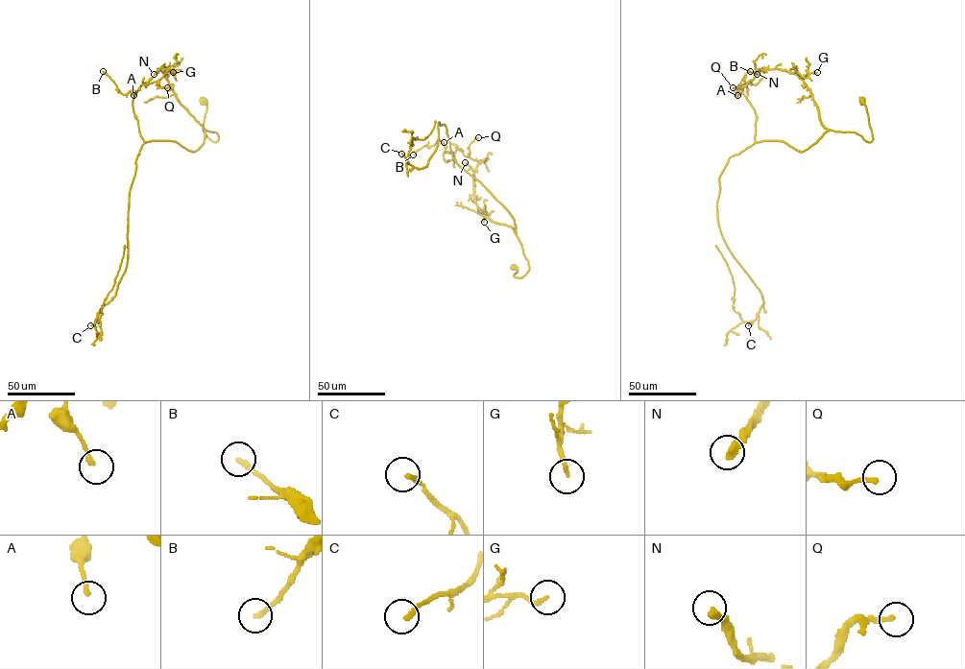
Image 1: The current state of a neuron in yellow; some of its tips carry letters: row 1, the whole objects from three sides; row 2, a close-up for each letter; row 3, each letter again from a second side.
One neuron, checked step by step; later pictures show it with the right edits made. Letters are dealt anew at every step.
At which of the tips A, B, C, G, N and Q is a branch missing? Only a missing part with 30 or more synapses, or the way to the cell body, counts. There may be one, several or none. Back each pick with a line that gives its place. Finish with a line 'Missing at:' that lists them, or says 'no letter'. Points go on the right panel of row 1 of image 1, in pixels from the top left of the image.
B: Place: (750, 71)
C: Place: (748, 325)
N: Place: (757, 74)
Missing at: B, C, N

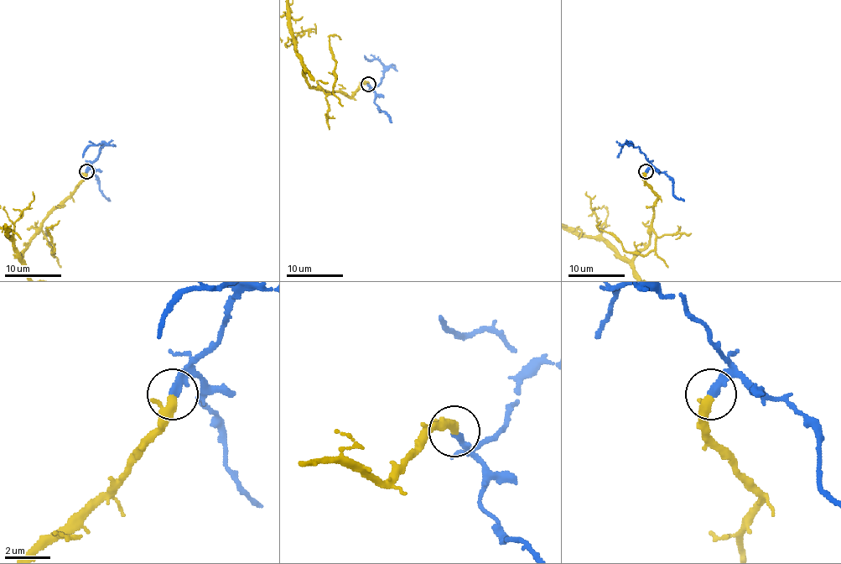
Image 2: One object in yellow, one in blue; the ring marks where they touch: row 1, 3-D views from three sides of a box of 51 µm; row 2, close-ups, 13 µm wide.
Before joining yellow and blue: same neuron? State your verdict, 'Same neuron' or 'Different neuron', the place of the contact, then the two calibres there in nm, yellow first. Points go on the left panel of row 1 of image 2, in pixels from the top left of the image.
Same neuron. Place: (86, 171). Thickness 280 nm (yellow) against 340 nm

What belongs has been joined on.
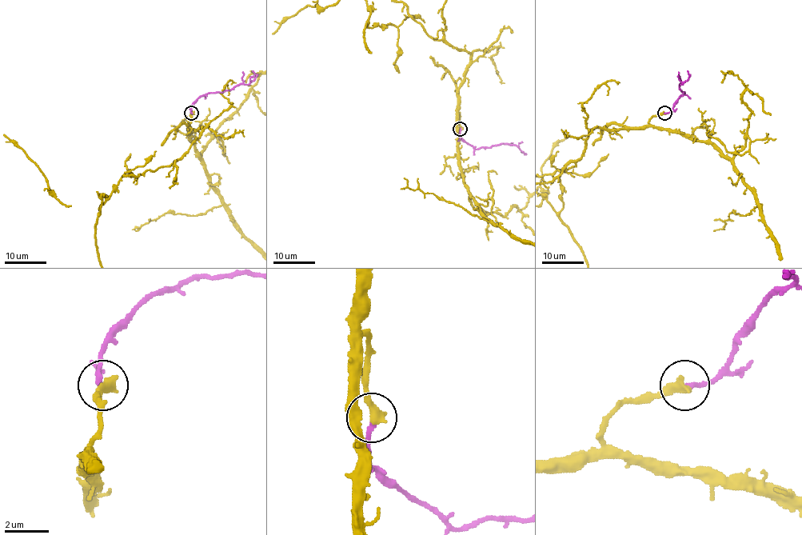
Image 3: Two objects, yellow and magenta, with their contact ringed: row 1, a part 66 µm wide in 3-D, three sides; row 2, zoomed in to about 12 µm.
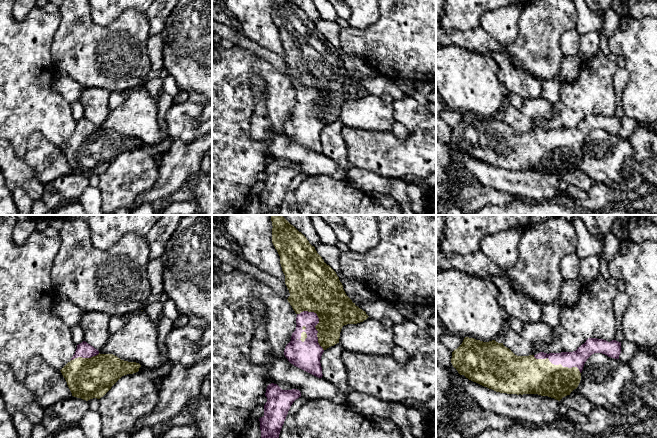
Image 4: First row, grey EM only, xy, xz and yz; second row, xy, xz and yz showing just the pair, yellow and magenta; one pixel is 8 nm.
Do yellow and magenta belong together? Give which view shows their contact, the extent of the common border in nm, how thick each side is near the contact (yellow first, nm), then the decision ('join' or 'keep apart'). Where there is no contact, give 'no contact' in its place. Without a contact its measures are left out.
contact in xz; length 360 nm; calibres 340 and 200 nm; join

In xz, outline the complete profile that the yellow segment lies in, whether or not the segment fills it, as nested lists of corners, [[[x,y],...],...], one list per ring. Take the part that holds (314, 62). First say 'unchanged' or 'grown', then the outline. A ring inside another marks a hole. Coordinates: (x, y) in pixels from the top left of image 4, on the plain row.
grown | [[[272,0],[272,19],[280,32],[280,40],[285,51],[285,60],[290,72],[288,78],[297,90],[296,105],[291,117],[286,121],[284,131],[294,142],[322,154],[321,132],[323,128],[339,119],[340,108],[344,101],[357,100],[369,92],[346,71],[336,48],[327,41],[307,14],[291,0]]]

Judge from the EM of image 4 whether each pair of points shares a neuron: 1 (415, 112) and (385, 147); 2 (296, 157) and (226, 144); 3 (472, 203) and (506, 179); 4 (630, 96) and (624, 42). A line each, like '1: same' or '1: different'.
1: different
2: different
3: different
4: same

